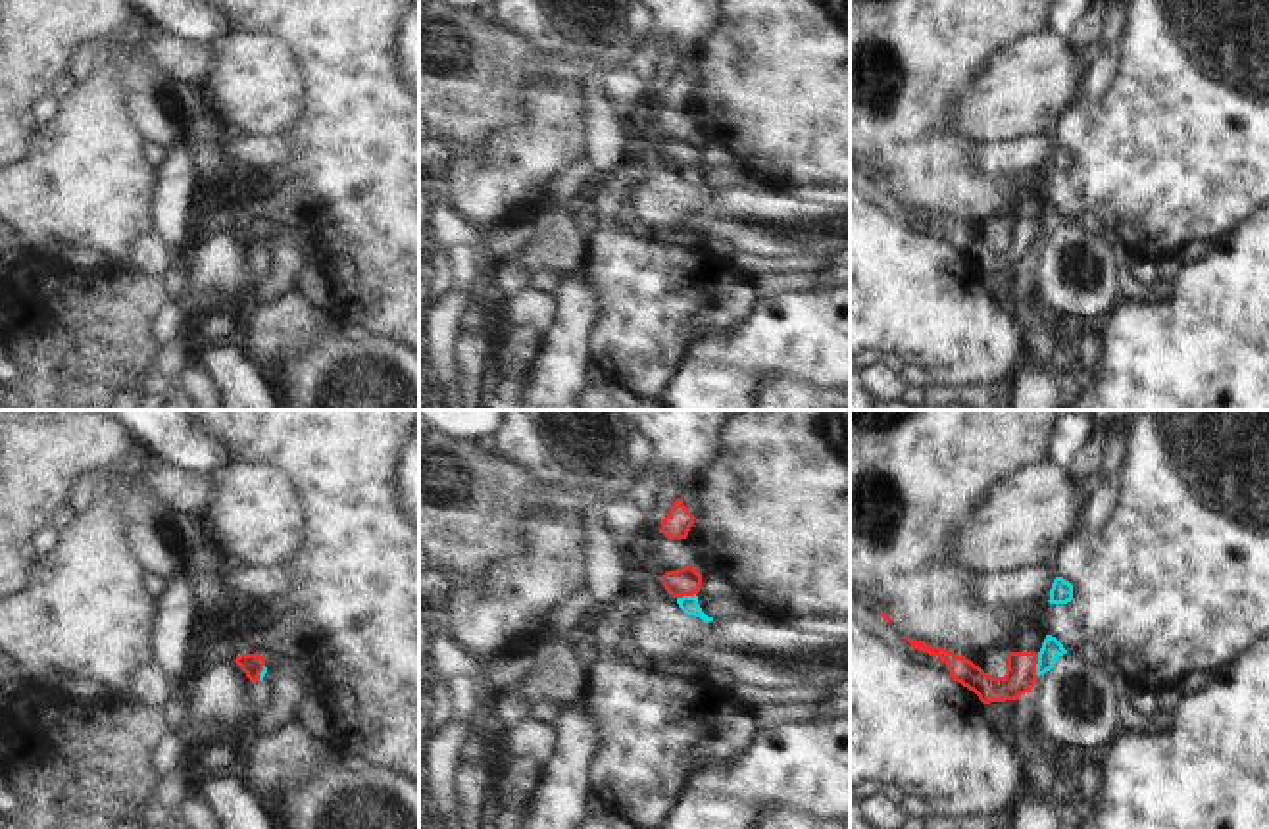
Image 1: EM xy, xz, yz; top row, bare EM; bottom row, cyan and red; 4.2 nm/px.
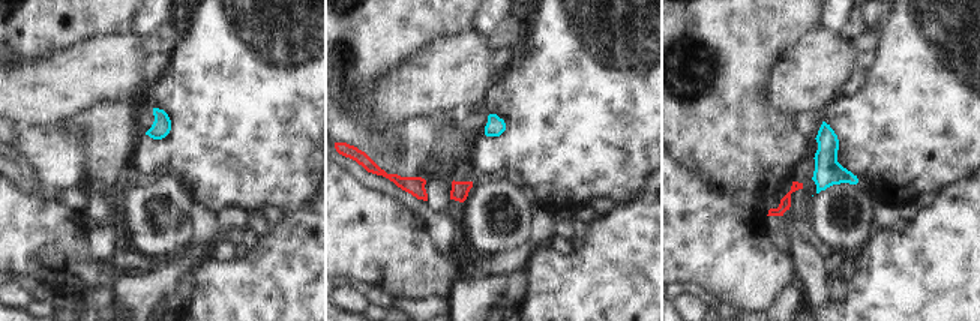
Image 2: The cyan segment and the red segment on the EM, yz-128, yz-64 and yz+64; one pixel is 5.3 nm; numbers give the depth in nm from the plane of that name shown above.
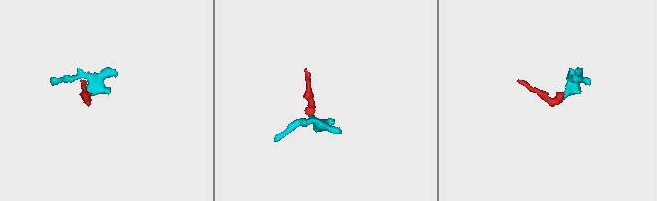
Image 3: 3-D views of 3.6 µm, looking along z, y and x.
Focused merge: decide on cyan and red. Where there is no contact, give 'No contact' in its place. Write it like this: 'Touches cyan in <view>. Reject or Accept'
Touches cyan in yz. Reject.

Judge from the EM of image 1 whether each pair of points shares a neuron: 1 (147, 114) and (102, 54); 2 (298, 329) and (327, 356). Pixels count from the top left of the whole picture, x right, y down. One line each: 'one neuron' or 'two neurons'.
1: one neuron
2: two neurons

